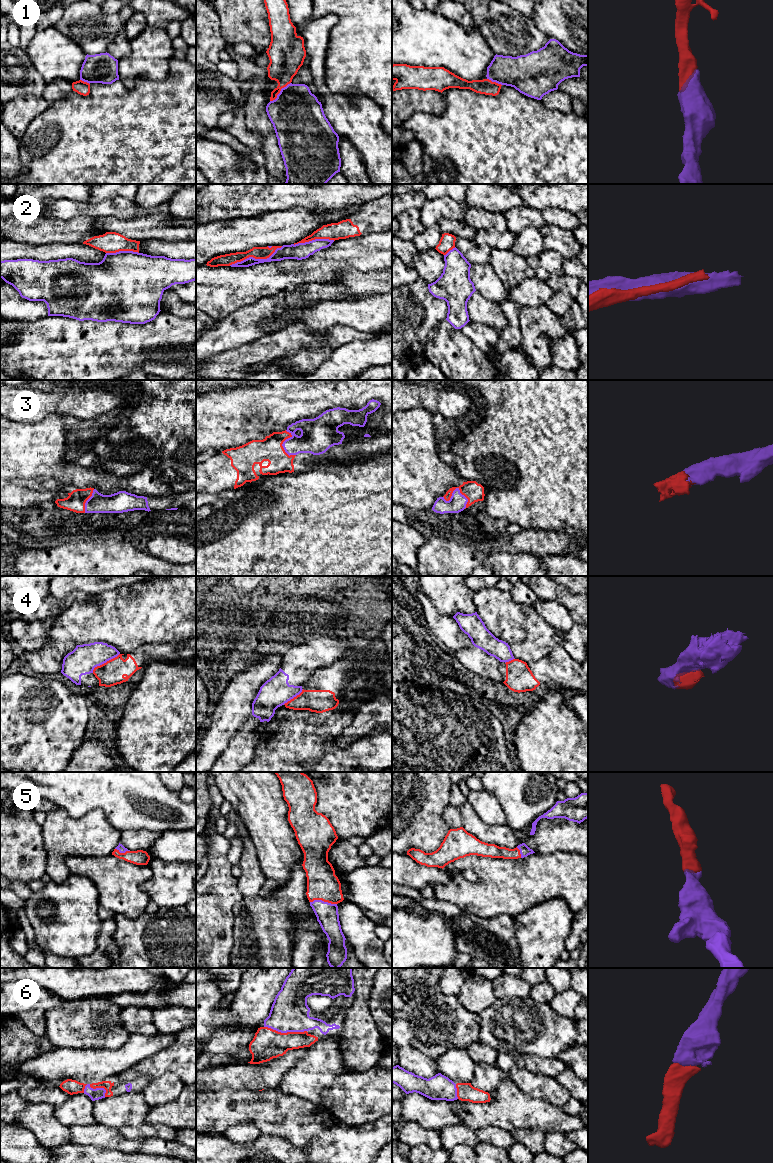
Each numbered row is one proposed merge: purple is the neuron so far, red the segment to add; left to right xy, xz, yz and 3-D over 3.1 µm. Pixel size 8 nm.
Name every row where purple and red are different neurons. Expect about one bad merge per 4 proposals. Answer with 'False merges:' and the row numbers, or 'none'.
False merges: 2, 4

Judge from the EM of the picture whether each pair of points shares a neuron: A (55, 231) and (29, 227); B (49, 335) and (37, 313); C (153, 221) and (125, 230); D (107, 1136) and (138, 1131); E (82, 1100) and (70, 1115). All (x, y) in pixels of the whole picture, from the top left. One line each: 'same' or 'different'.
A: same
B: different
C: same
D: different
E: same

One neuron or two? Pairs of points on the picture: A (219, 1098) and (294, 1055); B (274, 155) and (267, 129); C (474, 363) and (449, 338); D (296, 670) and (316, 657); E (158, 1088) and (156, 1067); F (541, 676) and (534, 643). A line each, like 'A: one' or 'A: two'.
A: two
B: one
C: one
D: one
E: two
F: two

